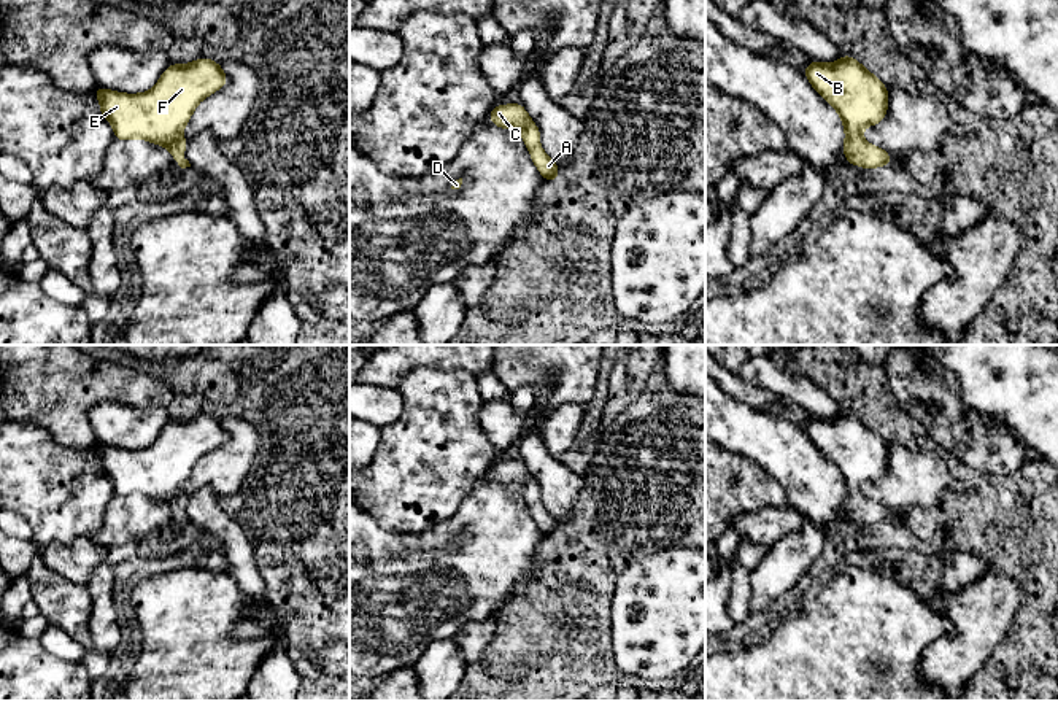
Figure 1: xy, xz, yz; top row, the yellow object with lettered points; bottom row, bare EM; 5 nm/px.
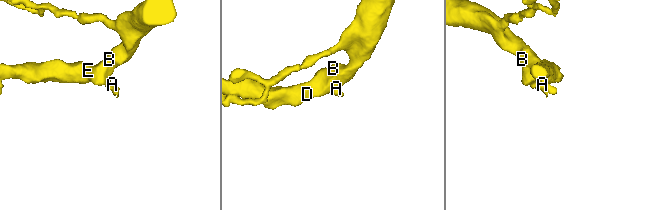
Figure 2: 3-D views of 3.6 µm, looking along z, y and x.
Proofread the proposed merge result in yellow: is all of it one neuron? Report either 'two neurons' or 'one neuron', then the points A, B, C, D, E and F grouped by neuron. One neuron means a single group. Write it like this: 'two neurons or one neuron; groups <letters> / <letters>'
one neuron; groups A B C D E F

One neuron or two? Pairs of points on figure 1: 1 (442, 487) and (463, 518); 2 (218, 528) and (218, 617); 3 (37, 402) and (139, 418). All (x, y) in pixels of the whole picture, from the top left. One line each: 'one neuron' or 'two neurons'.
1: two neurons
2: two neurons
3: two neurons

